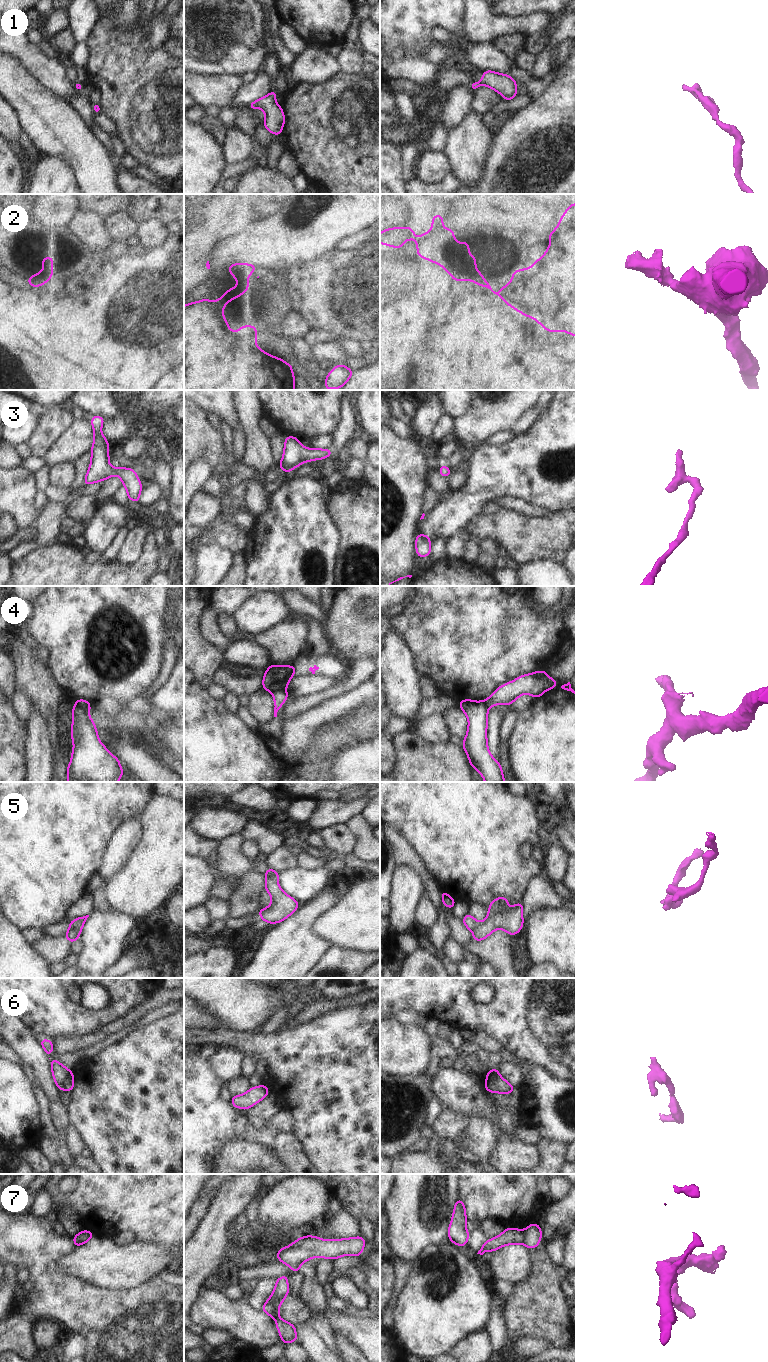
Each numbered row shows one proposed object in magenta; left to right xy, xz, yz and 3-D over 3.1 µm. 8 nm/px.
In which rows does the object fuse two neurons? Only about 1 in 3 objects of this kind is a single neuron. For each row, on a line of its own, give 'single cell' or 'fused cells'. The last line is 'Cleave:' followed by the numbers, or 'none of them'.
1: single cell
2: fused cells
3: single cell
4: fused cells
5: fused cells
6: fused cells
7: fused cells
Cleave: 2, 4, 5, 6, 7

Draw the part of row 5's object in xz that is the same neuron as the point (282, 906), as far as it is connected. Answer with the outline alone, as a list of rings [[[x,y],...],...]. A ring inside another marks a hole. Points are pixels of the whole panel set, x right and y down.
[[[275,877],[265,878],[265,890],[271,895],[272,903],[268,907],[257,911],[258,915],[262,918],[261,921],[268,922],[269,924],[278,924],[289,917],[299,907],[299,902],[288,896],[279,887]]]

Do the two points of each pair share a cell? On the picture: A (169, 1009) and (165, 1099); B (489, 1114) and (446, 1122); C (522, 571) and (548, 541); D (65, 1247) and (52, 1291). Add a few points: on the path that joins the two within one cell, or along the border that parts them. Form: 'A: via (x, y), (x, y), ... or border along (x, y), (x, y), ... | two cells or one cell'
A: border along (173, 1012), (152, 1020), (148, 1024) | two cells
B: border along (446, 1109), (465, 1115), (469, 1119) | two cells
C: border along (552, 559), (540, 559), (519, 565) | two cells
D: via (54, 1257), (52, 1259), (52, 1280) | one cell

